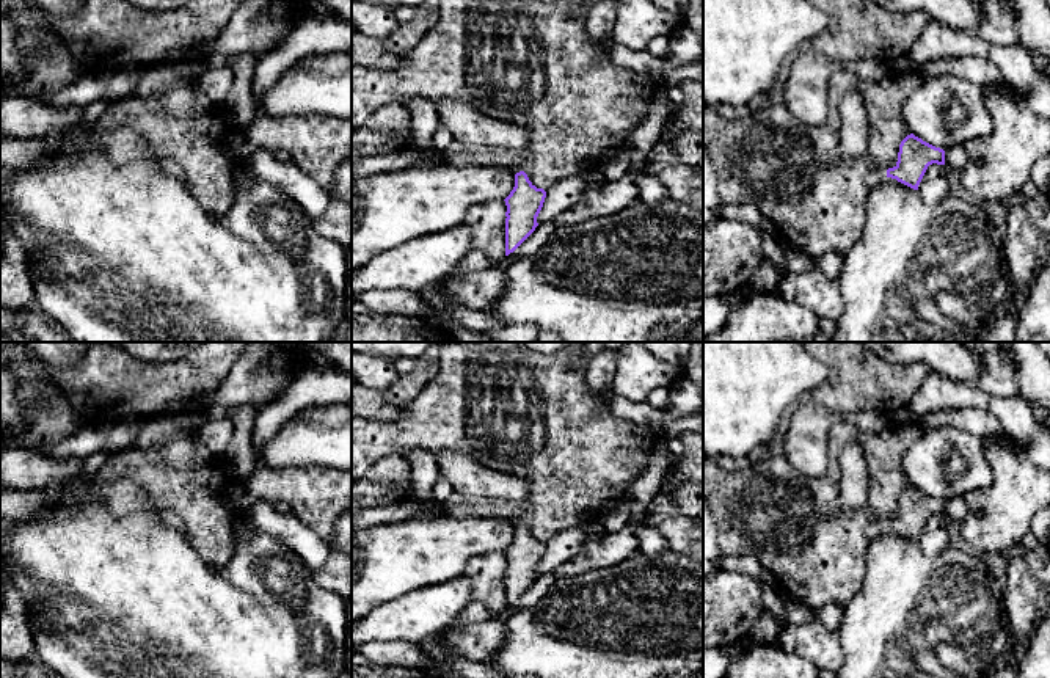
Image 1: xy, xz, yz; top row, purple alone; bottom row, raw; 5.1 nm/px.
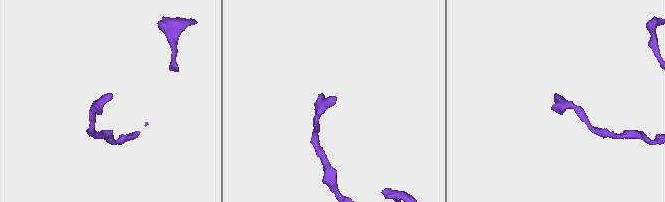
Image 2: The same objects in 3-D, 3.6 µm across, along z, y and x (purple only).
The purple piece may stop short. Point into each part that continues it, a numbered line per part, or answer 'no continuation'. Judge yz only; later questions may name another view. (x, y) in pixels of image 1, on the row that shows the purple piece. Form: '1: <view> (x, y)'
1: yz (874, 178)

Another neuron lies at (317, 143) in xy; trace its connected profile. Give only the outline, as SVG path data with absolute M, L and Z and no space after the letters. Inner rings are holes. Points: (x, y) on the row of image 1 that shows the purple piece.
M328 115L256 116L239 132L229 157L248 165L254 151L284 151L323 190L330 193L334 170L352 157L352 119Z

